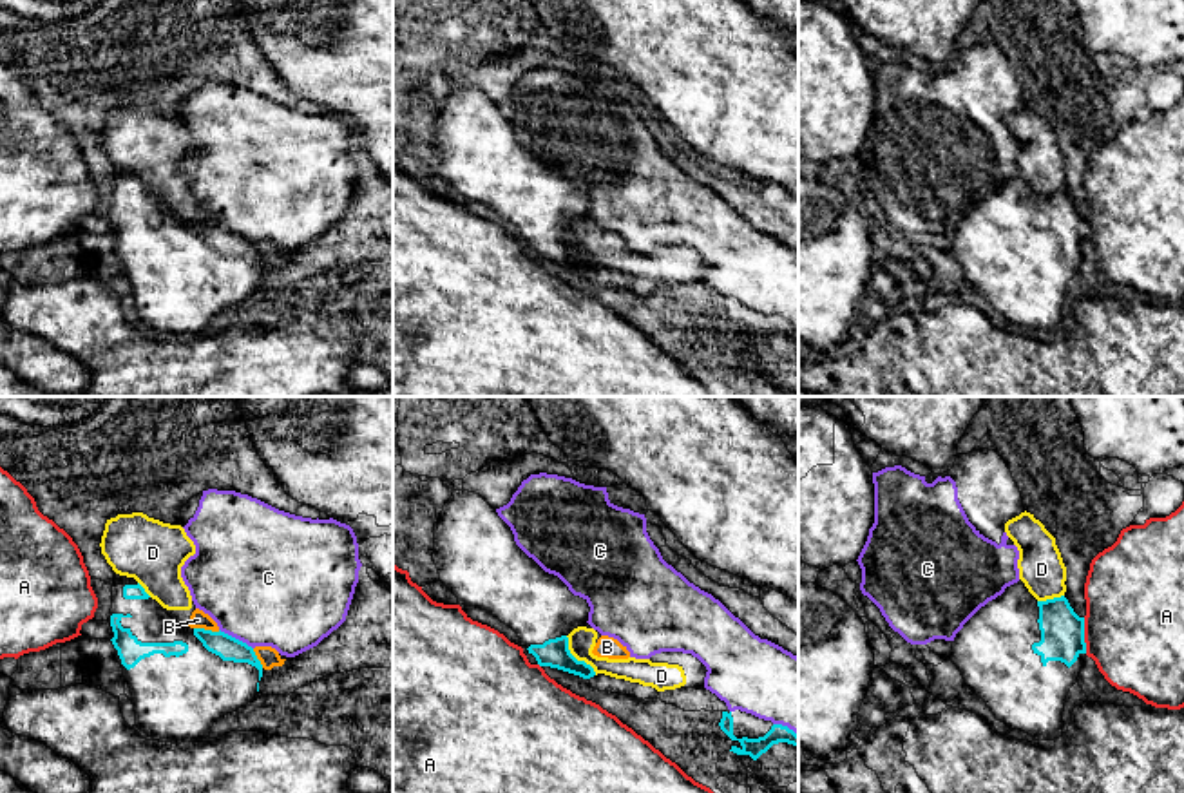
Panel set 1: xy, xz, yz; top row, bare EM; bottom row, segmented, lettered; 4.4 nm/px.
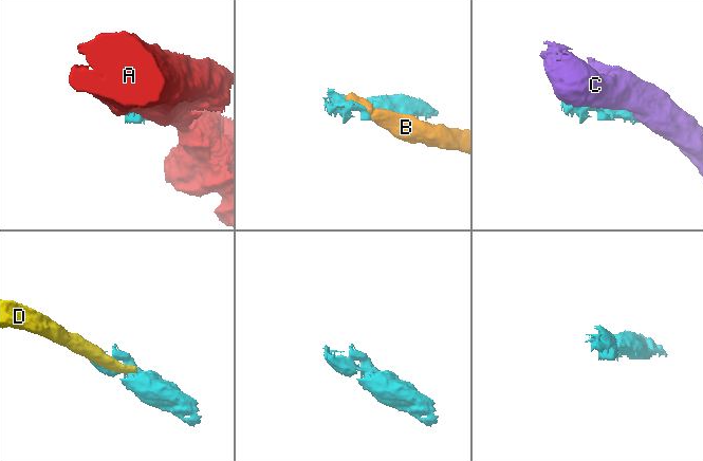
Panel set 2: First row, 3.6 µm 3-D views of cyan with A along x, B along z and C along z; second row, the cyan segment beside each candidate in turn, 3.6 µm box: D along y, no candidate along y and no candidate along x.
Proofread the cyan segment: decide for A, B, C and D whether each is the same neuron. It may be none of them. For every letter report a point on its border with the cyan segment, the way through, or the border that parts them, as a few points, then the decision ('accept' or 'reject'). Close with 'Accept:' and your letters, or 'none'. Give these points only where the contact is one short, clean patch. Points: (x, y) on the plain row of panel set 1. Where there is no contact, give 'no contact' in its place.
A: meets cyan in yz at (1083, 230); reject
B: meets cyan in xy at (207, 225); reject
C: meets cyan in xy at (234, 232); reject
D: meets cyan in xz at (574, 252); border along xz (565, 230), (567, 243), (596, 268); reject
Accept: none

